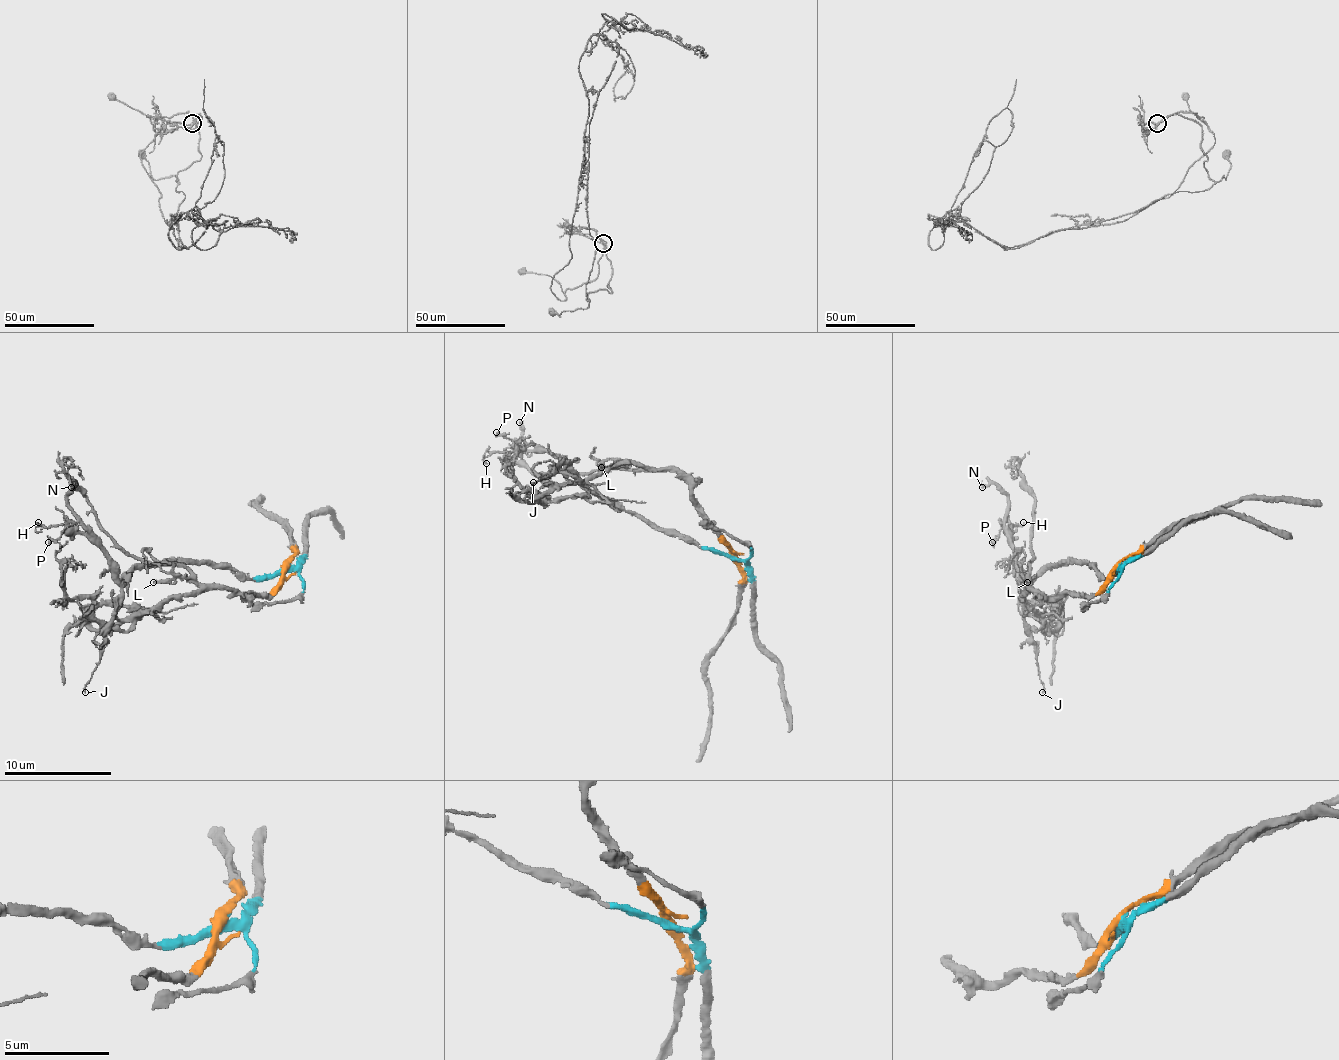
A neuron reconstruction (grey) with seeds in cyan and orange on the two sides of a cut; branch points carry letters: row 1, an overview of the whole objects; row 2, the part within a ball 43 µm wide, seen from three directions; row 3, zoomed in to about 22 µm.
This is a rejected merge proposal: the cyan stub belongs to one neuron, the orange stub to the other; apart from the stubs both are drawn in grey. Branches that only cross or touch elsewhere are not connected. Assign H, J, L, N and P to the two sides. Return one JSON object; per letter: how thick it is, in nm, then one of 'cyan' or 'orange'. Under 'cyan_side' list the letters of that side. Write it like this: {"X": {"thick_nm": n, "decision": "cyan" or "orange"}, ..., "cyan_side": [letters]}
{"H": {"thick_nm": 90, "decision": "cyan"}, "J": {"thick_nm": 120, "decision": "cyan"}, "L": {"thick_nm": 180, "decision": "orange"}, "N": {"thick_nm": 130, "decision": "cyan"}, "P": {"thick_nm": 160, "decision": "cyan"}, "cyan_side": ["H", "J", "N", "P"]}

